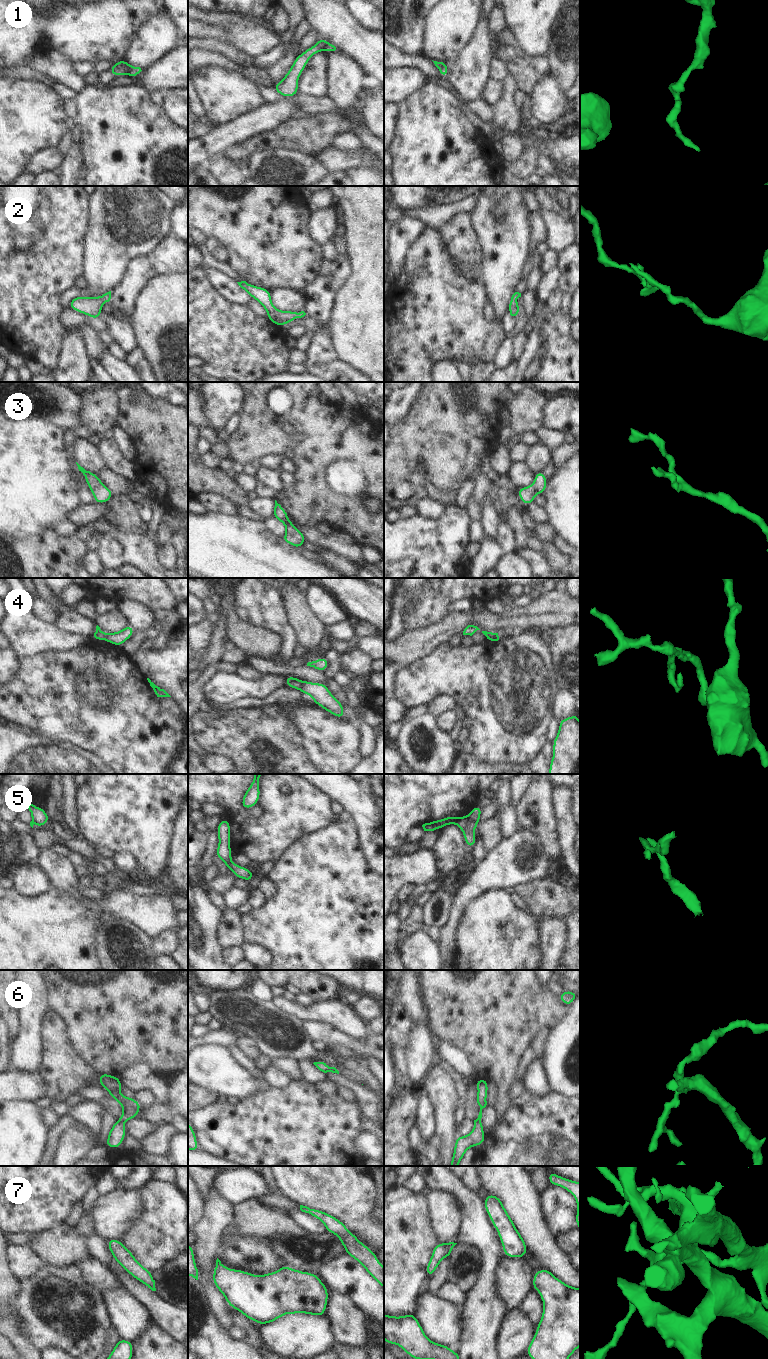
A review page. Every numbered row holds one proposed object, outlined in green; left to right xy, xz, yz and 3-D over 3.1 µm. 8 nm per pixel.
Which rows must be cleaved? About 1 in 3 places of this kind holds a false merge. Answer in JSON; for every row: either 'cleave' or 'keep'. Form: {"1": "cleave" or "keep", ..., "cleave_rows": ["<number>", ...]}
{"1": "keep", "2": "keep", "3": "keep", "4": "cleave", "5": "cleave", "6": "keep", "7": "keep", "cleave_rows": ["4", "5"]}

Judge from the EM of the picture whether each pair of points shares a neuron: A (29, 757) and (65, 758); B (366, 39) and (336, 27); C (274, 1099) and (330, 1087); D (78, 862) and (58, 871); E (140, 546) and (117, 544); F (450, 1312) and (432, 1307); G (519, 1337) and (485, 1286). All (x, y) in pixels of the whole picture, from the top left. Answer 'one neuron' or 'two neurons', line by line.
A: one neuron
B: one neuron
C: two neurons
D: two neurons
E: one neuron
F: one neuron
G: two neurons

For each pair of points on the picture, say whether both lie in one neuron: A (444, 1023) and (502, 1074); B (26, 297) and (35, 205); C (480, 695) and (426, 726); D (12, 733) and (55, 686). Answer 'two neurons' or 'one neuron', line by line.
A: one neuron
B: one neuron
C: two neurons
D: two neurons

